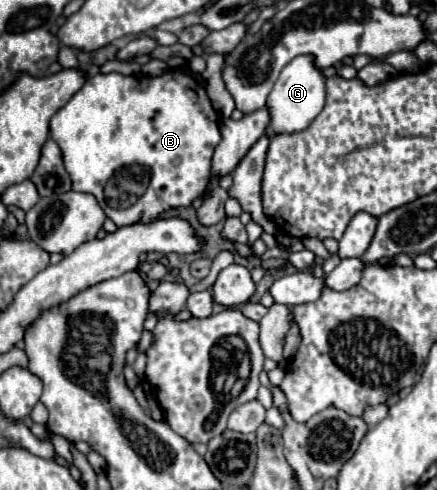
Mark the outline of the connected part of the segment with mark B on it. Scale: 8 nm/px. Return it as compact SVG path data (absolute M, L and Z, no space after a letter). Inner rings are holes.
M165 71L157 77L97 73L61 107L51 119L51 139L61 147L65 169L69 171L73 191L95 195L105 215L117 227L149 223L171 209L191 207L191 203L209 185L211 157L221 141L219 115L209 103L205 87L187 71Z

